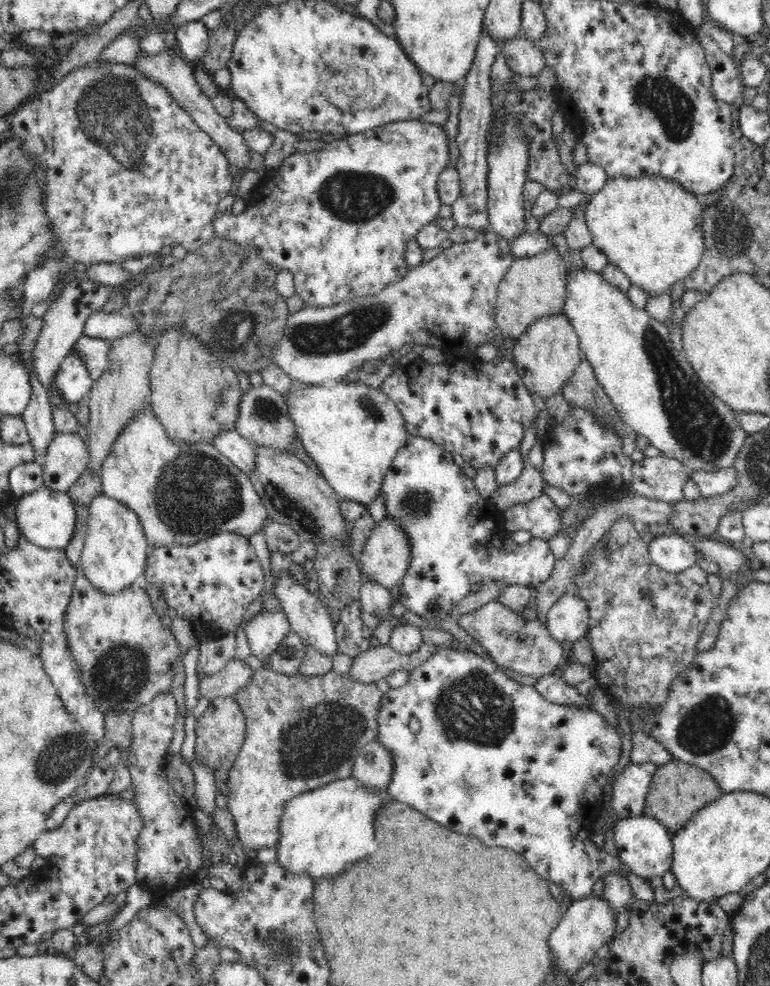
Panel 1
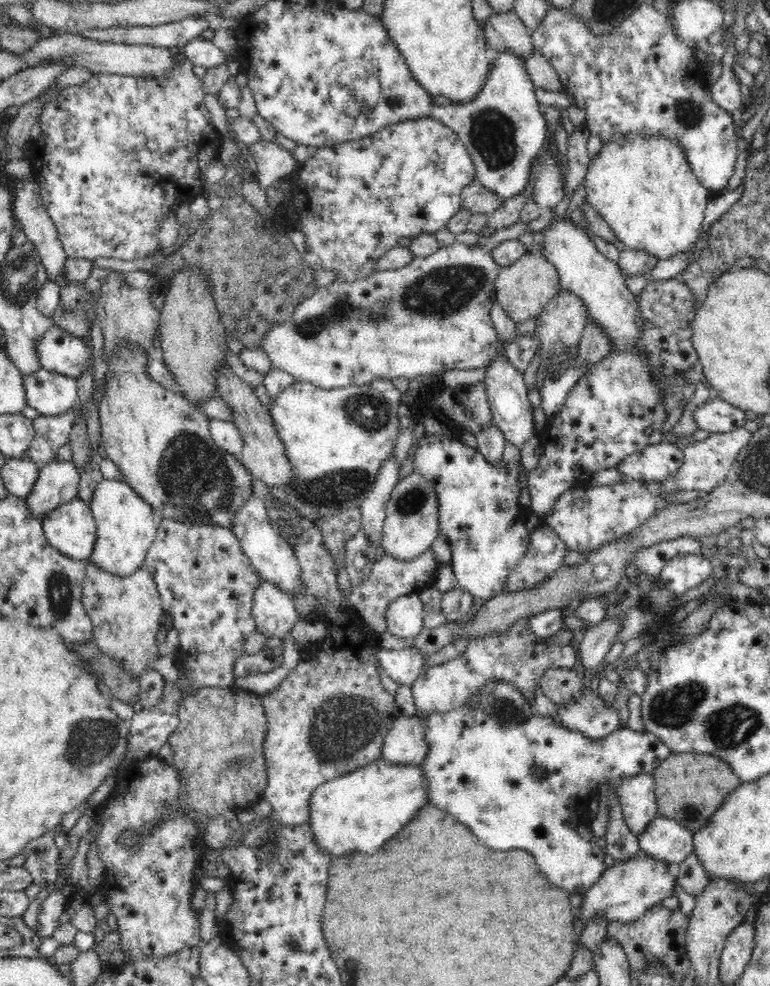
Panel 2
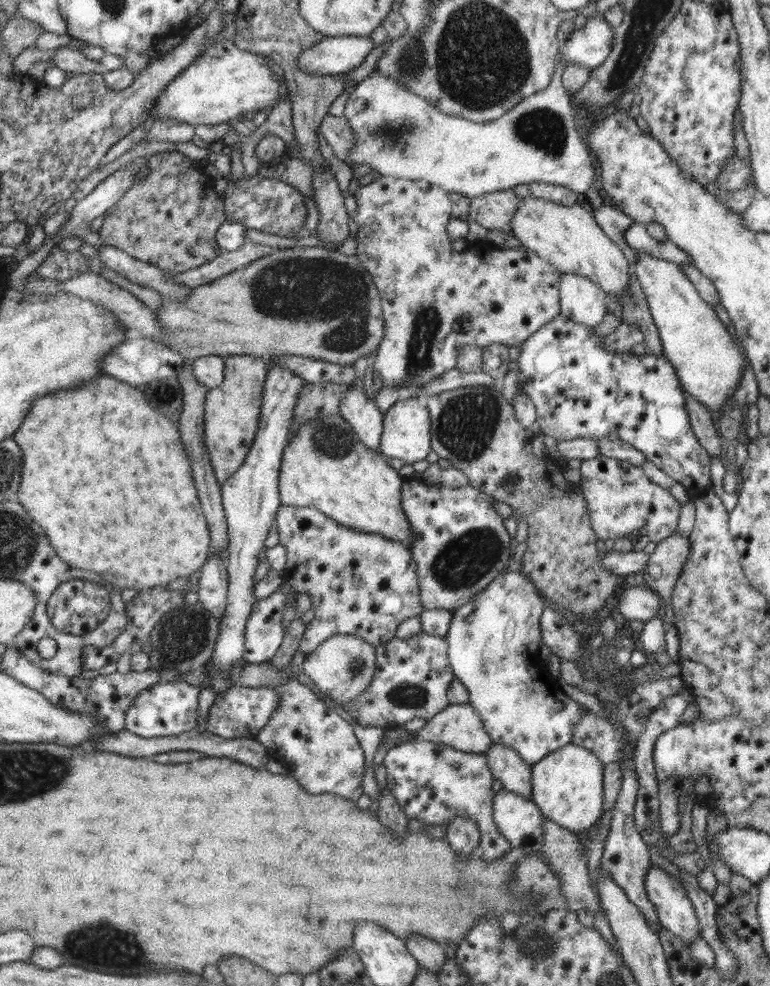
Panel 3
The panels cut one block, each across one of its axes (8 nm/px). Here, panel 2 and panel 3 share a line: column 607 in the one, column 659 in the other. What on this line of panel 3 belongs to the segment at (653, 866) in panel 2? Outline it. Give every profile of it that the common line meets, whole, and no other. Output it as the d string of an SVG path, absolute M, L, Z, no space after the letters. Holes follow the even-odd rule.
M656 865L646 874L646 894L658 912L663 928L690 945L700 935L700 921L684 887L675 878Z

